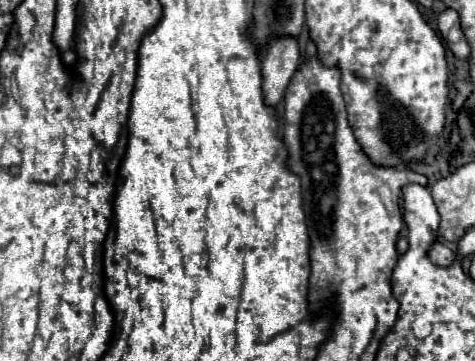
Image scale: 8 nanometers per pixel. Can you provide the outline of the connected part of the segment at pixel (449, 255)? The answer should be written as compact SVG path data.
M435 242L433 246L431 246L431 250L429 250L429 258L431 258L431 262L433 264L437 264L437 266L451 266L453 262L455 262L455 252L451 250L451 248L447 248L445 244L441 244L441 242Z

